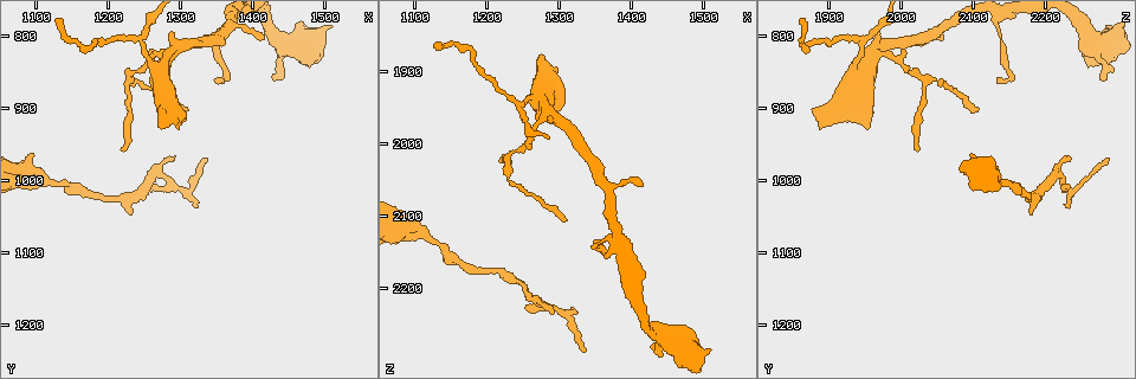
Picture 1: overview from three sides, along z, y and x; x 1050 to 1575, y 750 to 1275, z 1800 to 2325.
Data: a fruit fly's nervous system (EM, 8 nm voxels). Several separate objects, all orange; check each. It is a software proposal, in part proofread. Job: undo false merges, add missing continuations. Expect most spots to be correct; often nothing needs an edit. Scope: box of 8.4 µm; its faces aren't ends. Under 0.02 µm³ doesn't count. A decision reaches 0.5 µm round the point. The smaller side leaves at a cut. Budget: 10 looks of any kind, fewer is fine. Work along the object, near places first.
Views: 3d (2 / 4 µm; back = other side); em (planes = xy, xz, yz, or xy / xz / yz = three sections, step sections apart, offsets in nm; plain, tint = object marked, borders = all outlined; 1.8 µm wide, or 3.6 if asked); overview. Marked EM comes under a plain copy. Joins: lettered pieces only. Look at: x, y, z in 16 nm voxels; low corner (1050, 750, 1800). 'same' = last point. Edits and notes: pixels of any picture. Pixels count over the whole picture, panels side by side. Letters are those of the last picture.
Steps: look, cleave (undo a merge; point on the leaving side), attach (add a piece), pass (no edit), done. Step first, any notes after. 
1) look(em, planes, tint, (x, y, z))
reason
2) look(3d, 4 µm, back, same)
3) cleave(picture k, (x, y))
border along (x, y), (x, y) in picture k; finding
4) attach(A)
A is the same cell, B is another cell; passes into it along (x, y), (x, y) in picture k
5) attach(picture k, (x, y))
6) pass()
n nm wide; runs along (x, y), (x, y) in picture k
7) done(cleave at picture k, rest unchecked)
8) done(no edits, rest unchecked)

look(em, xy, step 4, borders, (1510, 785, 2280))
thick end

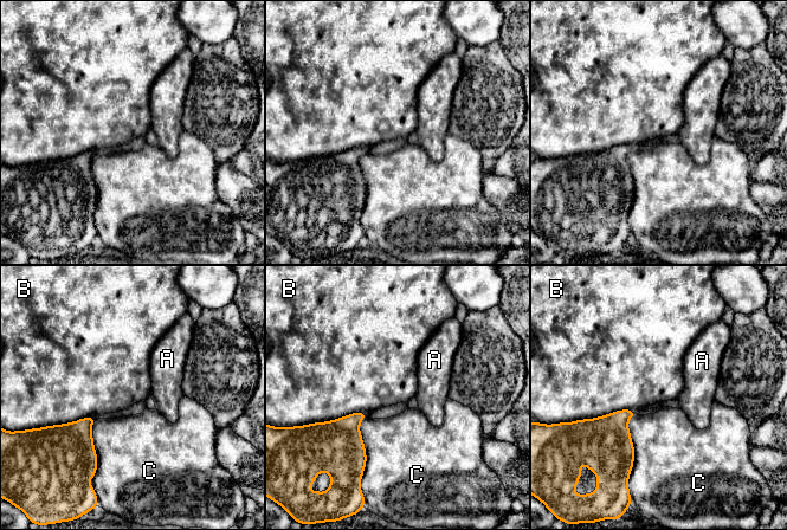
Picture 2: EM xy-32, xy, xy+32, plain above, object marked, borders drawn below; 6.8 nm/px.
pass()
A, B and C are other cells; border along (636, 412), (618, 409), (584, 419) in picture 2; no lettered piece goes on from it

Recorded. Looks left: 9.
look(em, yz, step 8, tint, (1430, 860, 2280))
thick end

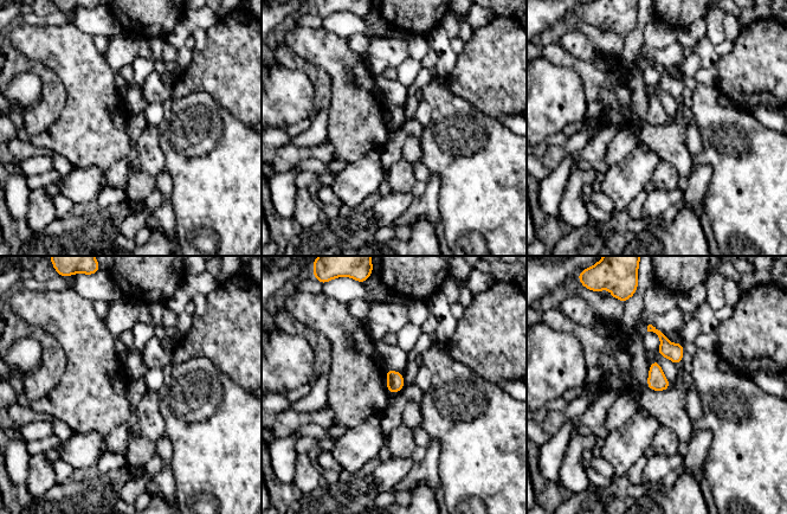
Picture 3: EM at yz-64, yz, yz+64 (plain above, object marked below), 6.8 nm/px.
look(em, xz, step 16, borders, same)

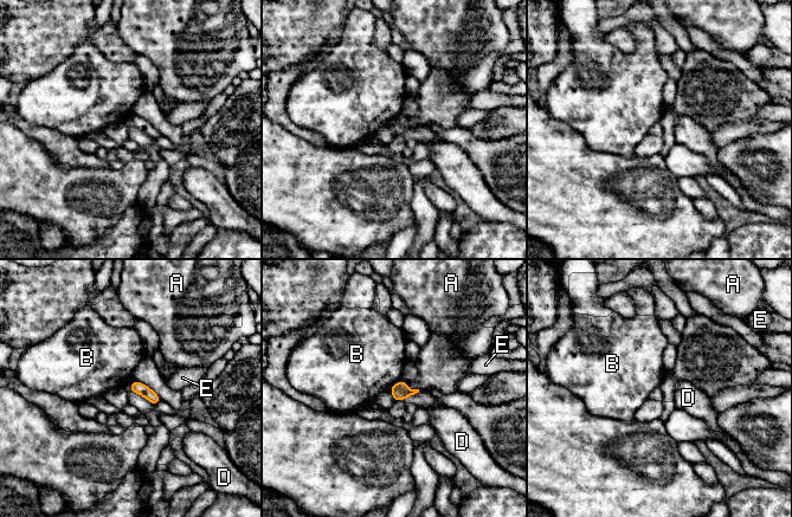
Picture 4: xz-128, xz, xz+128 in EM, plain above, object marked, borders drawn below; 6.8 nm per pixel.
pass()
A, B, D and E are other cells; border along (401, 377), (388, 389) in picture 4; none of them fits

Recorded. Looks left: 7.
look(3d, 2 µm, (1295, 925, 1950))

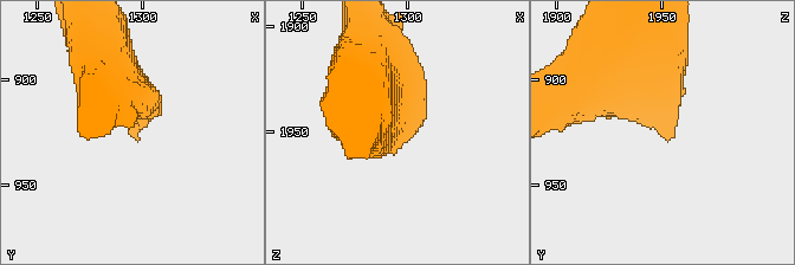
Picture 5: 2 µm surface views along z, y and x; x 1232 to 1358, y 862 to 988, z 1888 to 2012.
look(em, xy, step 4, tint, (1298, 928, 1954))
need the tissue

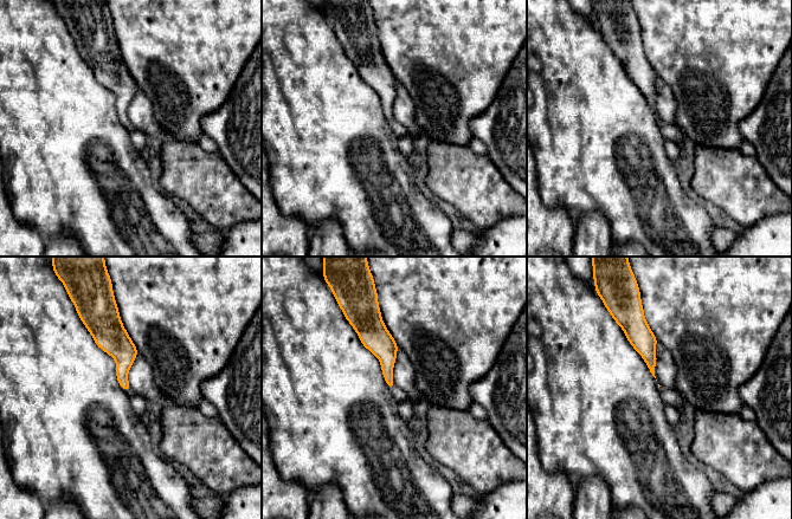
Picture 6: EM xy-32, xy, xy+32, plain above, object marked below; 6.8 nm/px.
look(em, planes, borders, same)

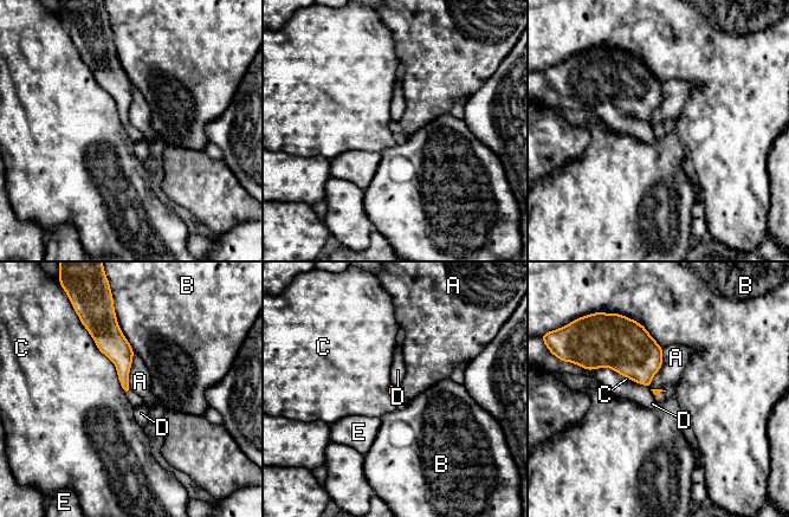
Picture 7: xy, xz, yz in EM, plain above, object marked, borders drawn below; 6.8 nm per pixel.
pass()
A, B, C, D and E are other cells; border along (664, 348), (651, 389) in picture 7; none of them fits

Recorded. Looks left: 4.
look(3d, 2 µm, (1250, 1010, 2225))
free end

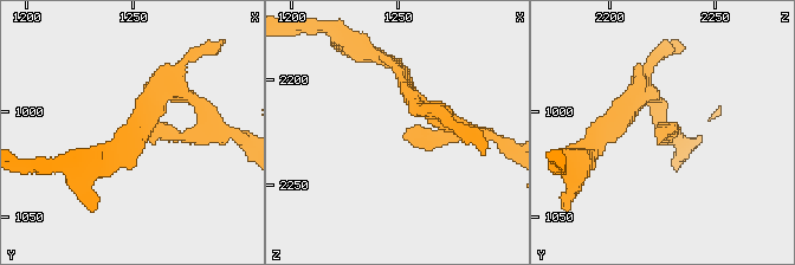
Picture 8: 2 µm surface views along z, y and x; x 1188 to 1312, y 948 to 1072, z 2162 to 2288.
look(em, xz, step 16, borders, (1253, 1010, 2227))
shape alone is not enough

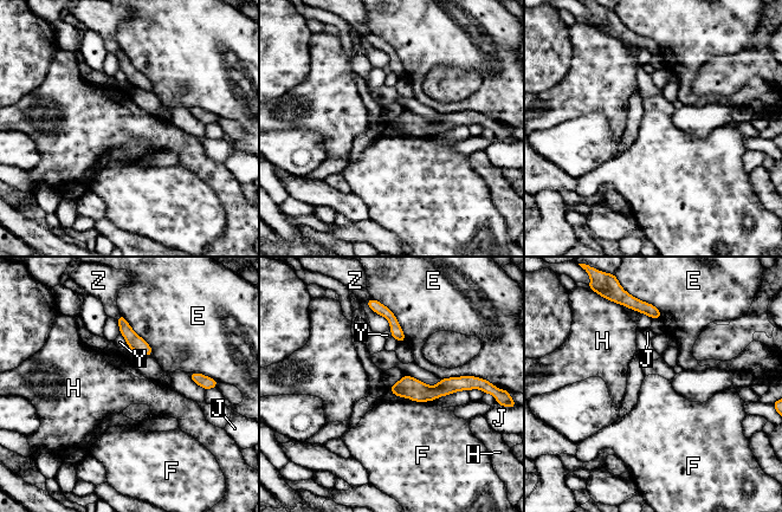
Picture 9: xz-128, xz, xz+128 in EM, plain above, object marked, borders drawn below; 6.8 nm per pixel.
look(em, planes, borders, same)

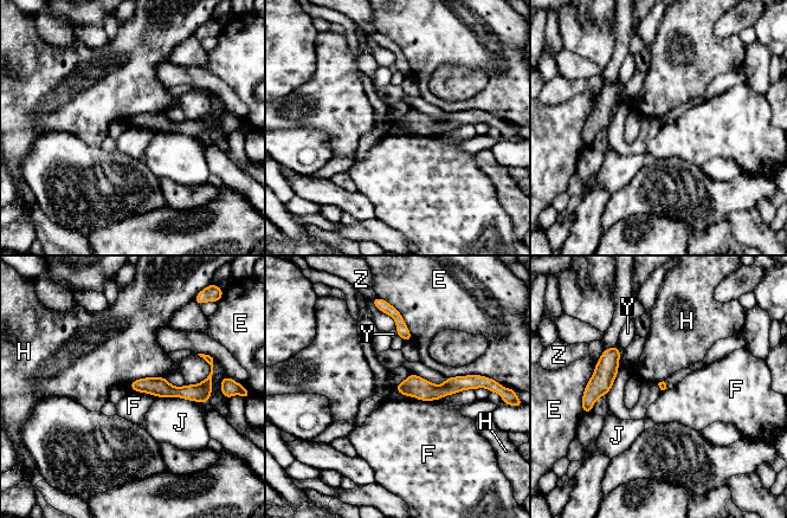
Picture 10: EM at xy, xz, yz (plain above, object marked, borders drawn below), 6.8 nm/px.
pass()
E, F, H, J, Y and Z are other cells; border along (404, 394), (421, 400), (438, 400) in picture 10; none of them fits

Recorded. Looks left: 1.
done(no edits, rest unchecked)

